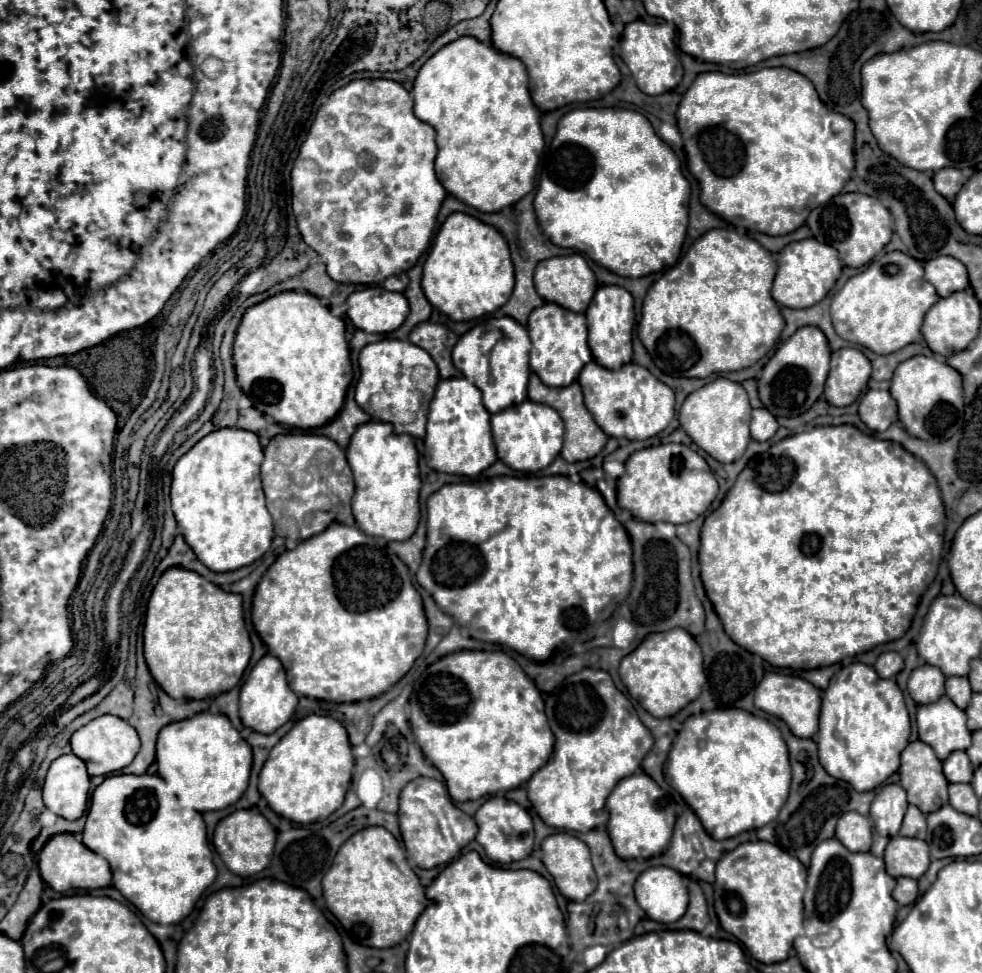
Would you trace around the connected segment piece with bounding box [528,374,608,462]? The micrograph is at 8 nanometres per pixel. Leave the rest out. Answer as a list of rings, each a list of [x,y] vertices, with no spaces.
[[[530,374],[528,400],[540,402],[540,404],[546,404],[546,406],[552,406],[560,414],[560,418],[564,420],[566,432],[564,432],[564,446],[562,446],[562,452],[560,452],[560,456],[564,460],[568,460],[568,462],[590,460],[590,458],[594,458],[604,448],[608,436],[600,430],[600,426],[594,422],[592,414],[586,410],[584,400],[582,400],[582,390],[580,390],[580,384],[578,382],[572,382],[566,388],[550,388],[550,386],[542,384],[536,374]]]

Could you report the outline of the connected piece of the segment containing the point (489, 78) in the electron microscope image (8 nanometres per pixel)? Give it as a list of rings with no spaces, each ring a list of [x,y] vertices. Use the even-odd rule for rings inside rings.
[[[462,36],[440,48],[418,72],[412,88],[414,114],[436,130],[436,176],[448,194],[480,212],[500,212],[534,188],[536,166],[544,148],[540,112],[528,90],[528,74],[518,58],[494,50],[472,36]]]

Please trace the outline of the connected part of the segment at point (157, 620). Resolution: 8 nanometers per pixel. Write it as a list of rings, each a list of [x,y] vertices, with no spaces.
[[[168,568],[148,600],[144,620],[144,658],[152,678],[170,696],[206,700],[232,690],[252,656],[242,614],[242,596],[224,592],[200,574]]]

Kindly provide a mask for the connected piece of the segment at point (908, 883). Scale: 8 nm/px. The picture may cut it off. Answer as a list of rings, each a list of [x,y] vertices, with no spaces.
[[[898,878],[896,882],[898,884],[896,884],[894,892],[892,892],[894,900],[900,906],[906,906],[906,904],[916,902],[916,898],[918,898],[918,882],[914,878]]]

